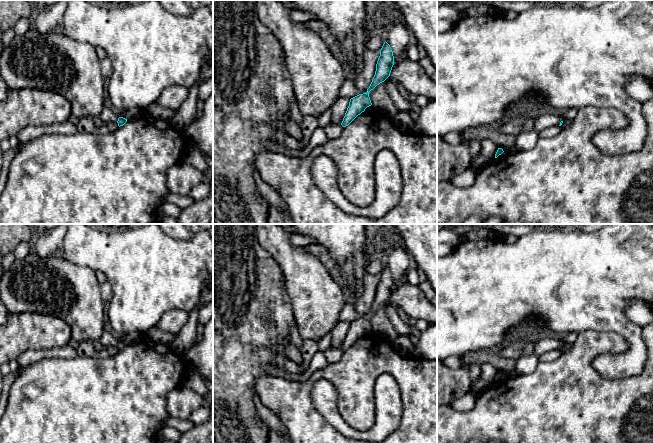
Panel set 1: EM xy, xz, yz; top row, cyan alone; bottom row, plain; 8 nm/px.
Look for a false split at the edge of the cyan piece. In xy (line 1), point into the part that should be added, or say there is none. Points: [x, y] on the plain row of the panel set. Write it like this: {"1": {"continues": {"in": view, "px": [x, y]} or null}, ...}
{"1": {"continues": null}}

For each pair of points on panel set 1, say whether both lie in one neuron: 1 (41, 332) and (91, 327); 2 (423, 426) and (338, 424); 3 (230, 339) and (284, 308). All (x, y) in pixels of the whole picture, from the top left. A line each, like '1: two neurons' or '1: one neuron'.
1: two neurons
2: two neurons
3: one neuron

